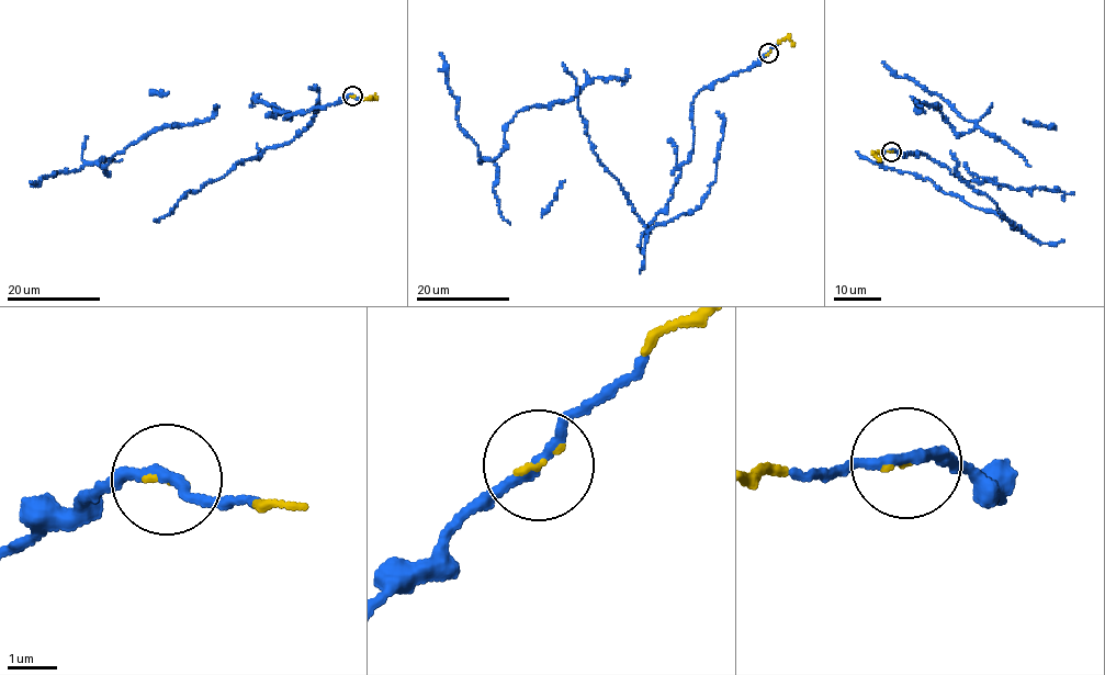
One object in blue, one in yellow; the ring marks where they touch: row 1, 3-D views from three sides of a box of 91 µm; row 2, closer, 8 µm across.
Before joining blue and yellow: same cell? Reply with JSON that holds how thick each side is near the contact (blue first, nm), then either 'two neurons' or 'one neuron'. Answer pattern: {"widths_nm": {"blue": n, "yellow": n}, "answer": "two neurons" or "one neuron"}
{"widths_nm": {"blue": 200, "yellow": 90}, "answer": "one neuron"}

